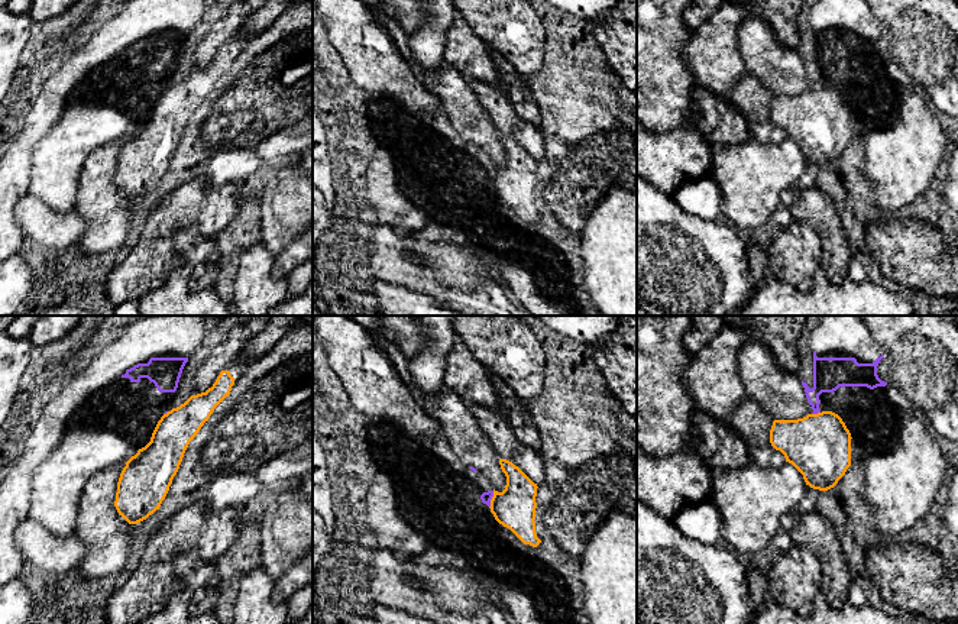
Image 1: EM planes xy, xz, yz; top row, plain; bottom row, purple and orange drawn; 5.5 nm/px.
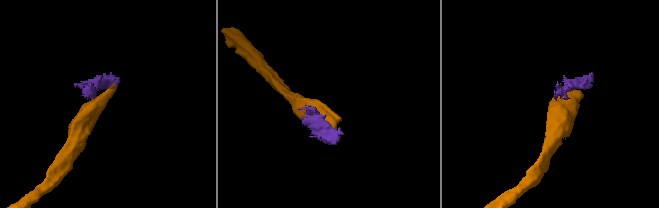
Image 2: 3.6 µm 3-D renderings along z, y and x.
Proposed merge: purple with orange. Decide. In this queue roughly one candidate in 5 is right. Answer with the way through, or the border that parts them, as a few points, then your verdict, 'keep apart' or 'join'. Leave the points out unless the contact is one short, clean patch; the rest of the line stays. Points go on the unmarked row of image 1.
border along xz (494, 167), (489, 183); keep apart

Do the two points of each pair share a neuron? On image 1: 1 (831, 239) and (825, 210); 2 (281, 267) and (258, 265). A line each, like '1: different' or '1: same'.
1: same
2: different

